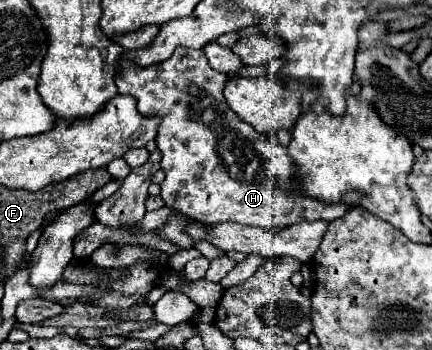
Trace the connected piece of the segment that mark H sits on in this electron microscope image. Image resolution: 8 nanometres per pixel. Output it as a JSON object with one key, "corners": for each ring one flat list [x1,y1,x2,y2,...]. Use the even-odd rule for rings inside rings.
{"corners":[[177,47,173,51,173,55,161,63,153,63,149,67,139,67,137,63,133,63,131,59,125,59,121,61,121,67,117,69,117,75,115,75,115,83,119,87,119,93,127,93,131,97,137,99,137,109,141,115,145,117,159,117,161,123,159,123,159,133,157,133,157,147,159,151,163,153,163,159,161,159,161,169,165,173,165,181,161,183,161,199,165,201,165,207,177,211,177,213,183,213,183,215,189,215,197,221,205,221,205,223,211,223,211,221,235,221,235,223,243,223,243,225,257,225,257,227,265,227,265,229,271,229,271,231,279,231,281,227,289,227,289,225,295,225,295,223,301,223,301,221,317,221,317,219,325,219,325,221,333,221,341,215,345,215,347,209,352,207,345,207,345,205,327,205,327,203,321,203,317,199,309,199,305,197,299,187,293,183,293,173,295,173,295,167,293,163,289,161,287,157,287,149,283,145,279,145,275,141,273,135,267,135,267,133,259,133,255,131,249,123,241,121,231,109,229,105,225,103,225,97,221,95,221,87,225,85,225,79,227,75,221,73,221,71,215,71,209,67,205,55,201,55,201,51,197,49,189,49,189,47],[227,127,227,151,219,151,219,141,221,141,221,135,219,135,219,129]]}

